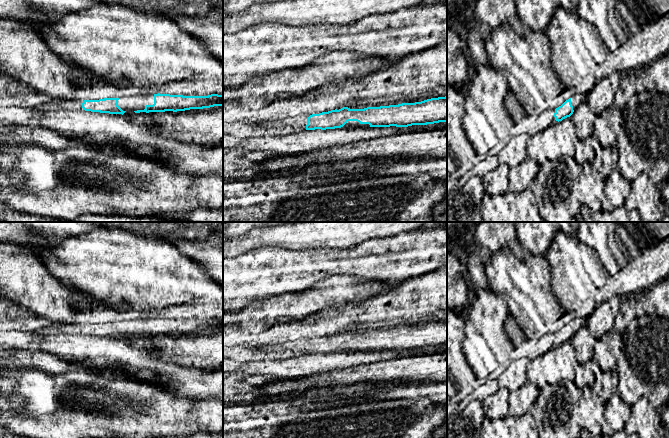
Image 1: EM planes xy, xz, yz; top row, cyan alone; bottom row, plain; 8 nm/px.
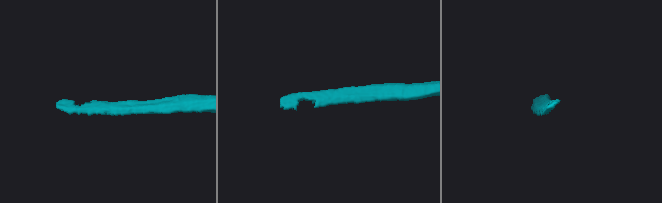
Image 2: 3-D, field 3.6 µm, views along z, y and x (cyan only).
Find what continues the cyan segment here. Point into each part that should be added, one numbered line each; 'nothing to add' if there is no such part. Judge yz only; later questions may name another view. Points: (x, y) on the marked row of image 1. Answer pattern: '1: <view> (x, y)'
1: yz (577, 98)

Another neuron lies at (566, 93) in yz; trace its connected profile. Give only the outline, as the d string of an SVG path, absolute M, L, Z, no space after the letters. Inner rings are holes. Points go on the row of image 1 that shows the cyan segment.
M564 89L555 99L550 102L550 109L556 109L561 106L566 100L571 98L576 93L575 89Z

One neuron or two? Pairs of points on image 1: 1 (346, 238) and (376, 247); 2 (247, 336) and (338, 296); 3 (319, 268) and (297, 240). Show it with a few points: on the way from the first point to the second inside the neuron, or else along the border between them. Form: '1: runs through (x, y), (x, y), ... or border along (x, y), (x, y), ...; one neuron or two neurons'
1: border along (383, 238), (370, 238), (353, 246), (337, 248); two neurons
2: runs through (263, 311), (281, 310), (313, 300); one neuron
3: border along (282, 247), (288, 249), (328, 248); two neurons

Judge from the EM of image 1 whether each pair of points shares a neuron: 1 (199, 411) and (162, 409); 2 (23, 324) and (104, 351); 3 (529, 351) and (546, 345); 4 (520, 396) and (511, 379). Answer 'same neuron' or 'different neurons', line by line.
1: same neuron
2: different neurons
3: same neuron
4: different neurons

